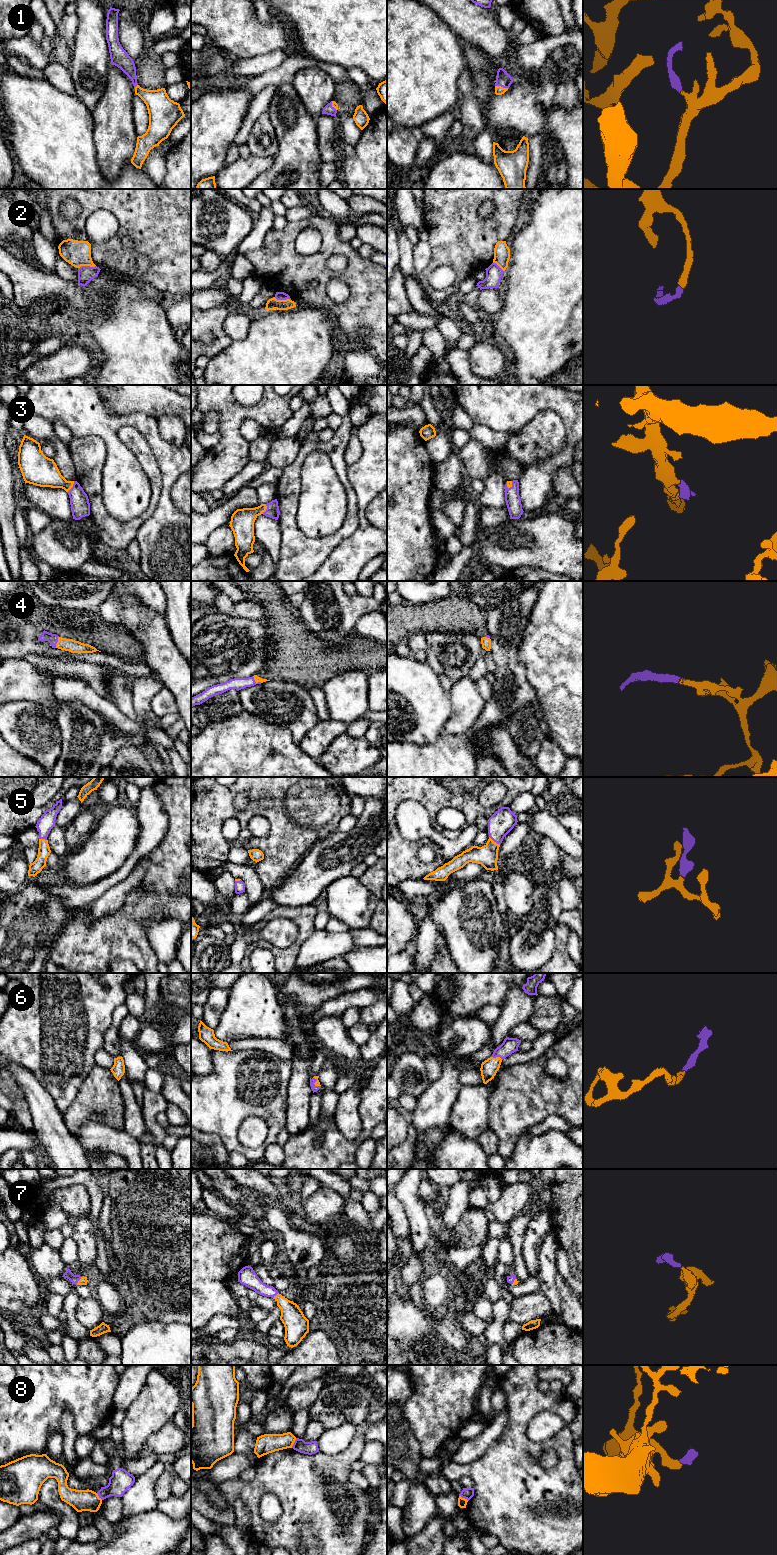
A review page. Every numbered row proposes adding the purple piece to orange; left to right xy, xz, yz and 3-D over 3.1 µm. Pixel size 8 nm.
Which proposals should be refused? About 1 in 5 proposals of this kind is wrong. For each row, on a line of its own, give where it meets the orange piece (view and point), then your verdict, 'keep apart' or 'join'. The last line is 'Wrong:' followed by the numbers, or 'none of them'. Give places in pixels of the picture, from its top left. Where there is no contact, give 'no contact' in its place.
1: contact yz (502, 87); join
2: contact xy (86, 265); keep apart
3: contact xy (71, 487); join
4: contact xz (256, 682); join
5: contact yz (493, 841); join
6: contact yz (497, 1057); join
7: contact xy (78, 1281); join
8: contact xz (293, 1443); keep apart
Wrong: 2, 8

